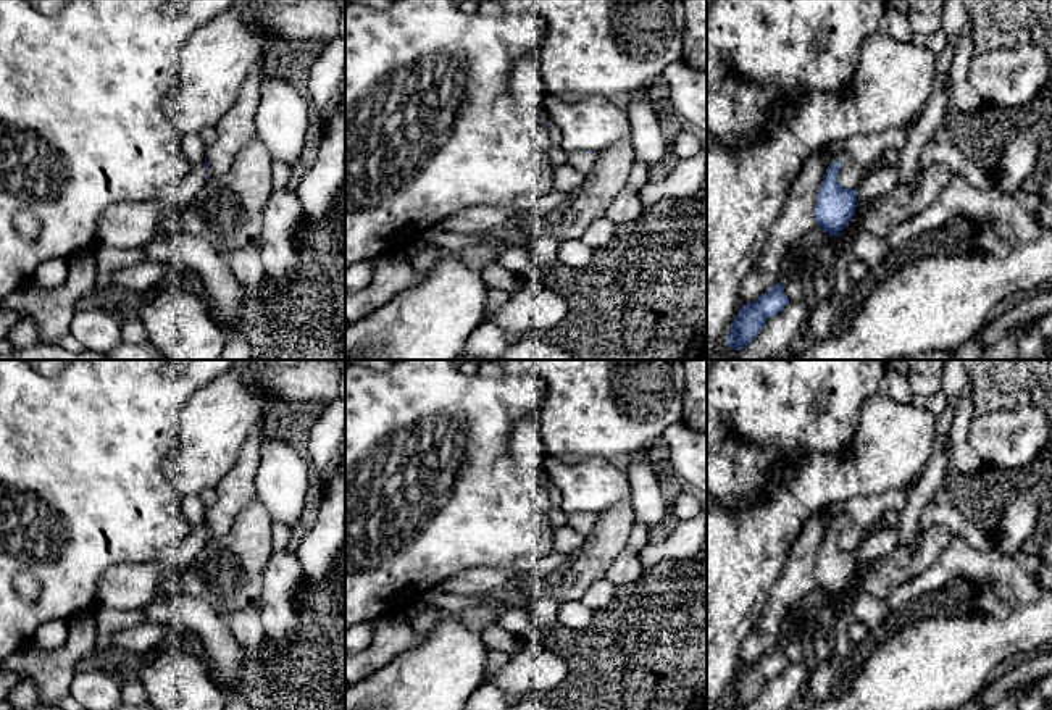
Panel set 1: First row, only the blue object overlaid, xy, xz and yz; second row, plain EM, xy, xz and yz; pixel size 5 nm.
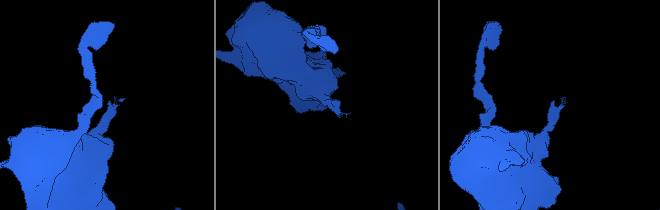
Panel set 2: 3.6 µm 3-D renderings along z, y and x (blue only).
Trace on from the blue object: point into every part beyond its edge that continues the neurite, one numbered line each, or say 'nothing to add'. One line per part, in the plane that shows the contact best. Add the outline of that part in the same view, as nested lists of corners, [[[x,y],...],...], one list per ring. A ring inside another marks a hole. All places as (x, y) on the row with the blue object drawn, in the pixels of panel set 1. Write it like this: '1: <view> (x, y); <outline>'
1: xy (236, 128); [[[265,60],[257,63],[245,82],[234,106],[218,121],[215,144],[207,147],[208,178],[218,178],[229,171],[236,155],[250,140],[258,139],[255,113],[260,103],[260,89],[265,77]]]

